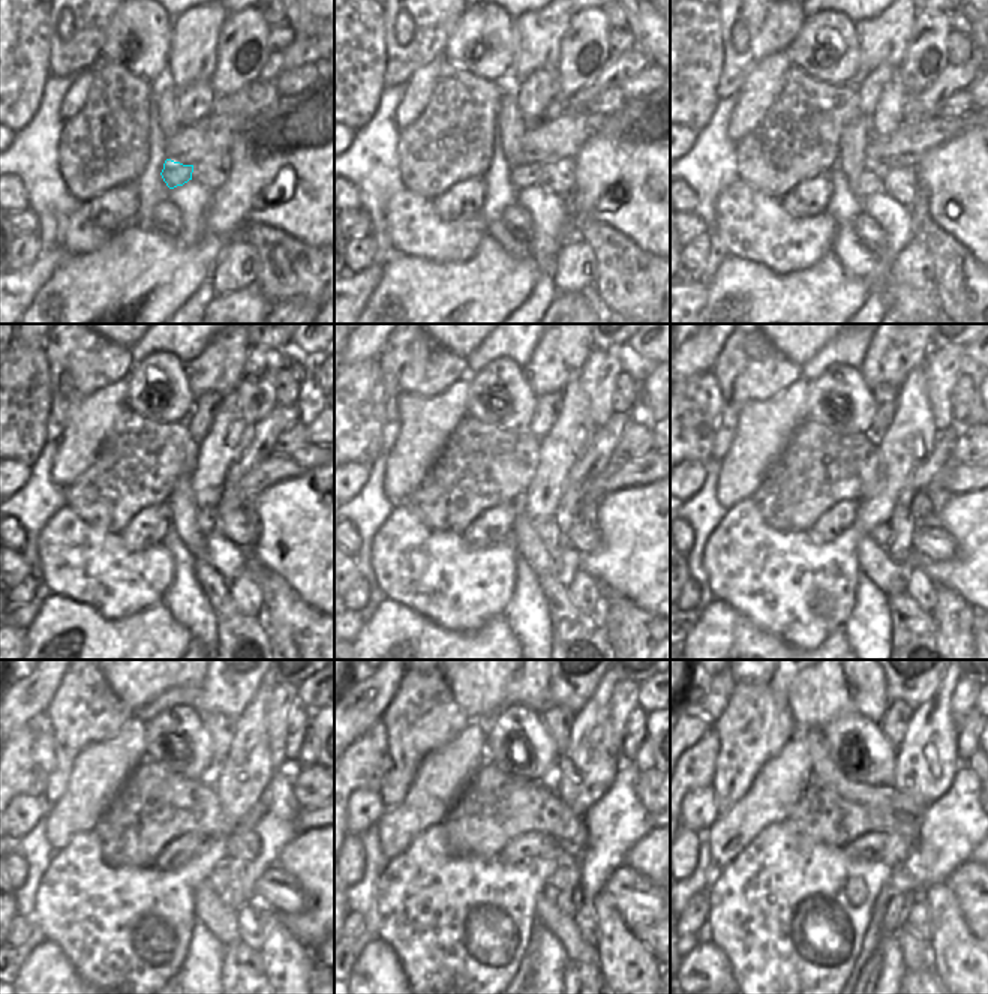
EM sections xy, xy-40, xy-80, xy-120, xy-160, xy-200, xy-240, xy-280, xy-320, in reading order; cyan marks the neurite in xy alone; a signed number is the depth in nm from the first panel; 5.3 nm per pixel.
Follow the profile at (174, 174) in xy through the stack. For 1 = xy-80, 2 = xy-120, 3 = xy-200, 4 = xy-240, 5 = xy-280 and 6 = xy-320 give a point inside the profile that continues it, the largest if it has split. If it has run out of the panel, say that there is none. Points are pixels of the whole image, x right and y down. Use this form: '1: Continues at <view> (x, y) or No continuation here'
1: Continues at xy-80 (871, 180)
2: Continues at xy-120 (207, 522)
3: Continues at xy-200 (882, 534)
4: Continues at xy-240 (219, 877)
5: Continues at xy-280 (565, 874)
6: Continues at xy-320 (901, 882).

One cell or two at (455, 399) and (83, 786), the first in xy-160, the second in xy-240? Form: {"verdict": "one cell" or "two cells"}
{"verdict": "one cell"}

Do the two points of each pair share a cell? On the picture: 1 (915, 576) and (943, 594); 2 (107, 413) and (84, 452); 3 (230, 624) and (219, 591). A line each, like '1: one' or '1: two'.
1: two
2: one
3: one

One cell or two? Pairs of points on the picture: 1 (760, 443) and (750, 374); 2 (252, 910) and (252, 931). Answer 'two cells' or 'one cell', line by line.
1: two cells
2: one cell

